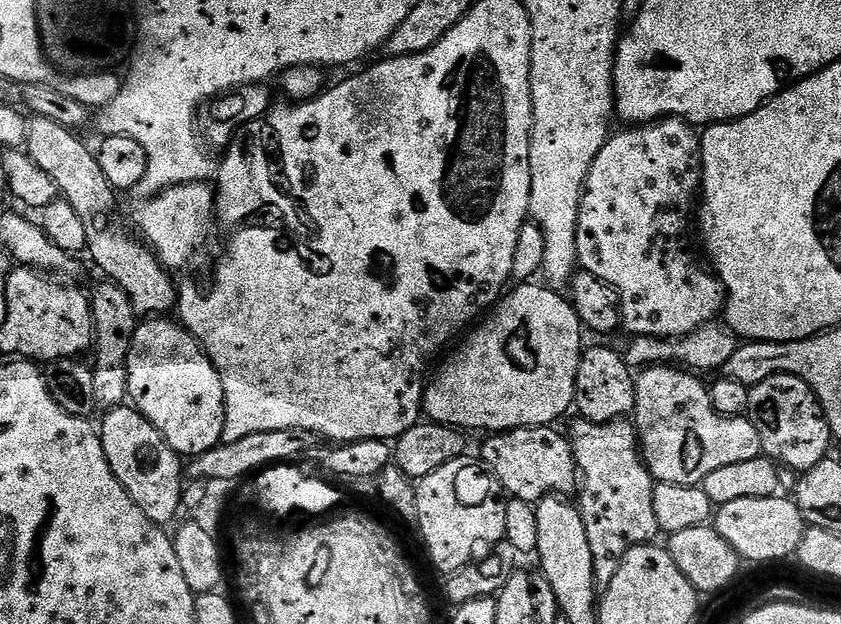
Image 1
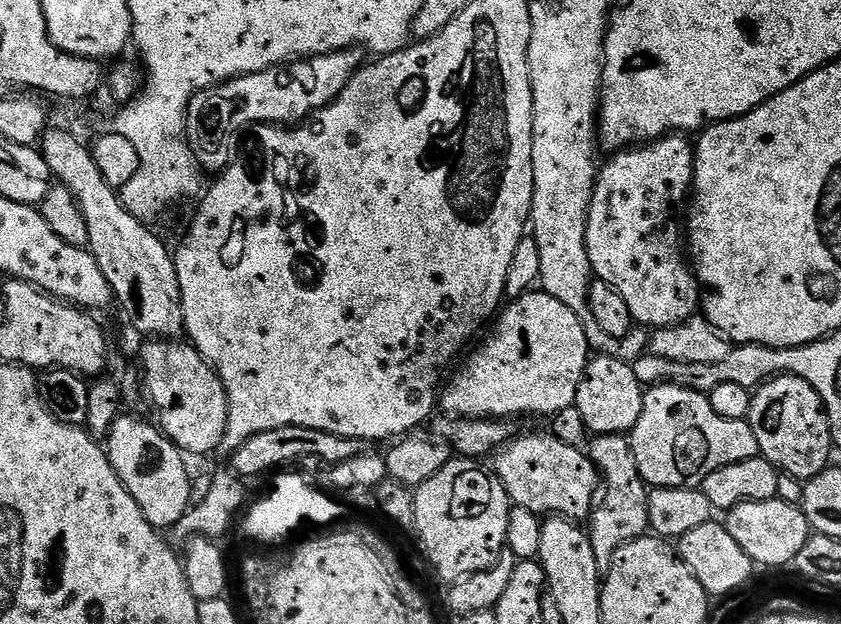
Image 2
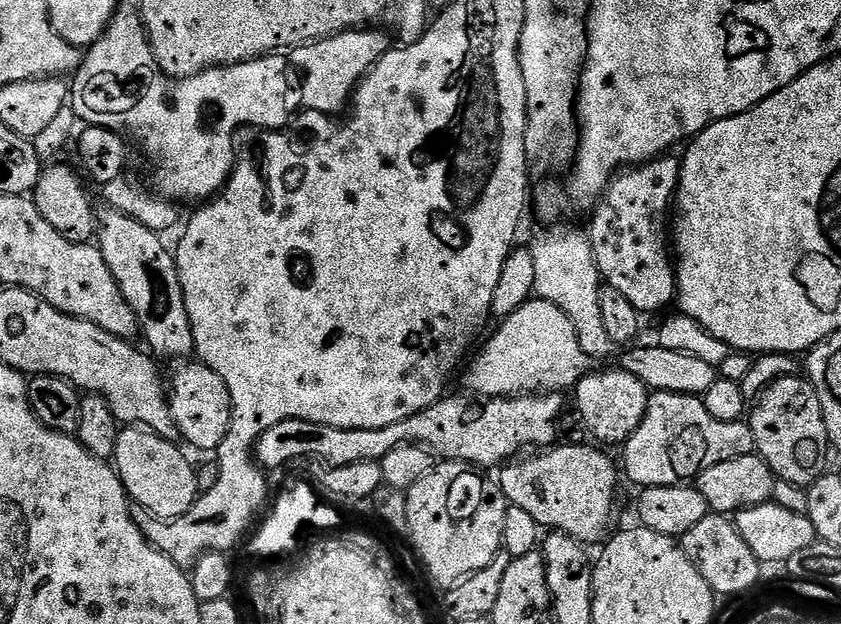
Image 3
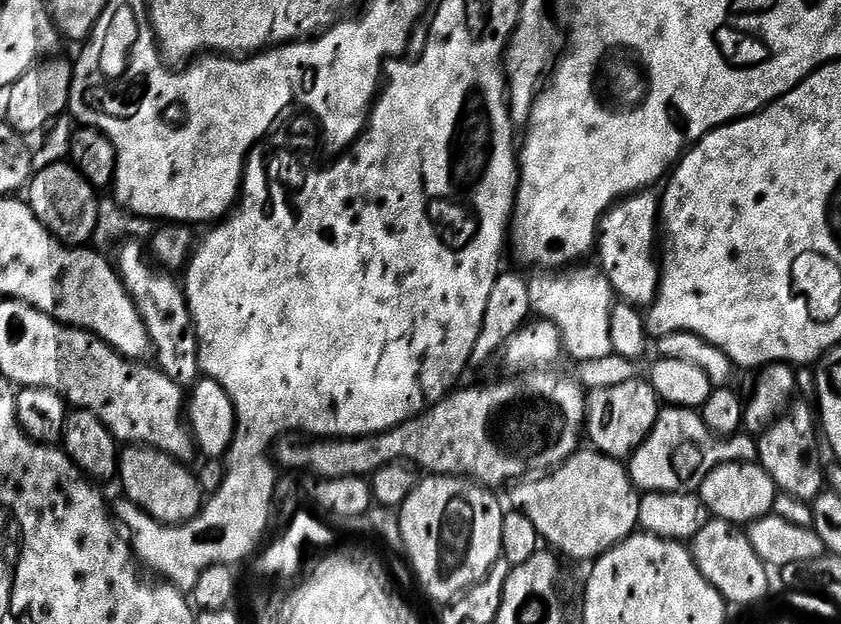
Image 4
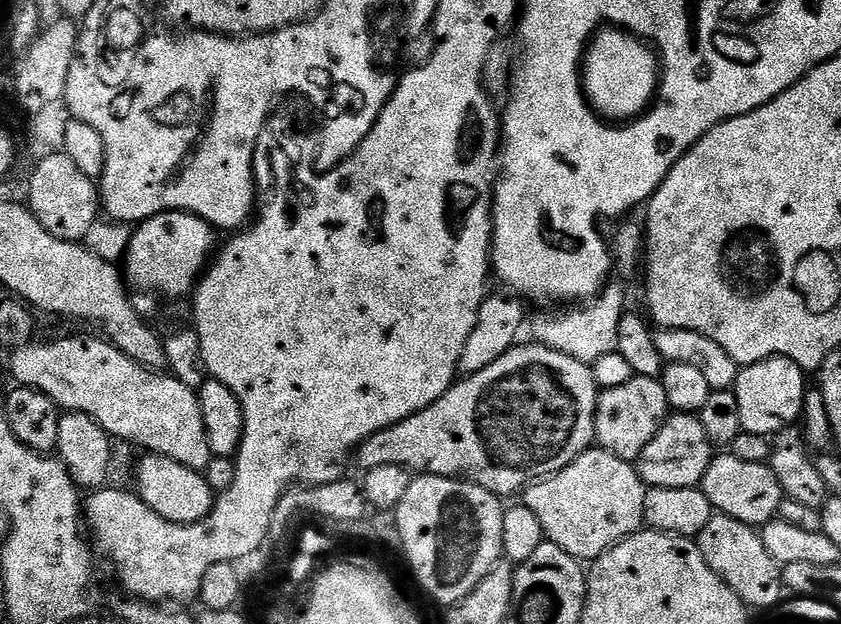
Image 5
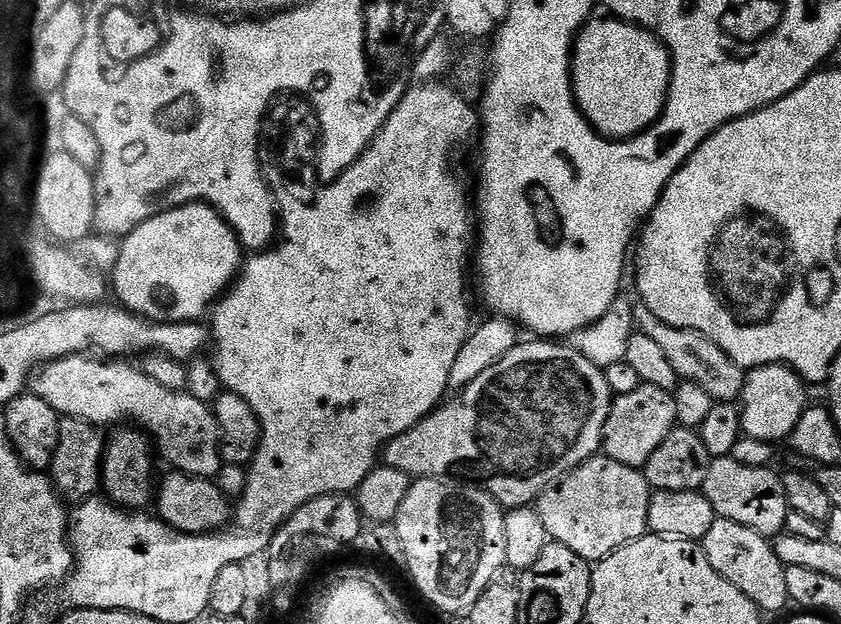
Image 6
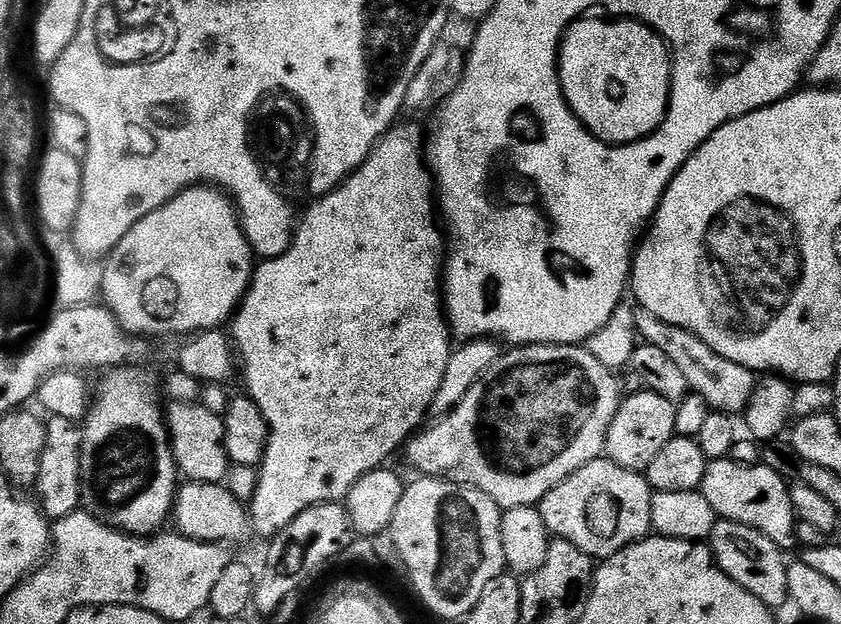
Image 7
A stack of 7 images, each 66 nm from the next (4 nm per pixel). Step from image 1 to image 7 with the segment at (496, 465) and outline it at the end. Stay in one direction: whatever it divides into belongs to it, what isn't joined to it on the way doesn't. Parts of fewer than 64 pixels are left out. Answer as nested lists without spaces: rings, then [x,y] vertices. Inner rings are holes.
[[[601,458],[582,466],[570,474],[570,478],[554,486],[538,507],[553,537],[574,542],[587,556],[607,558],[652,532],[650,502],[653,491],[647,475],[631,472],[613,460]]]

